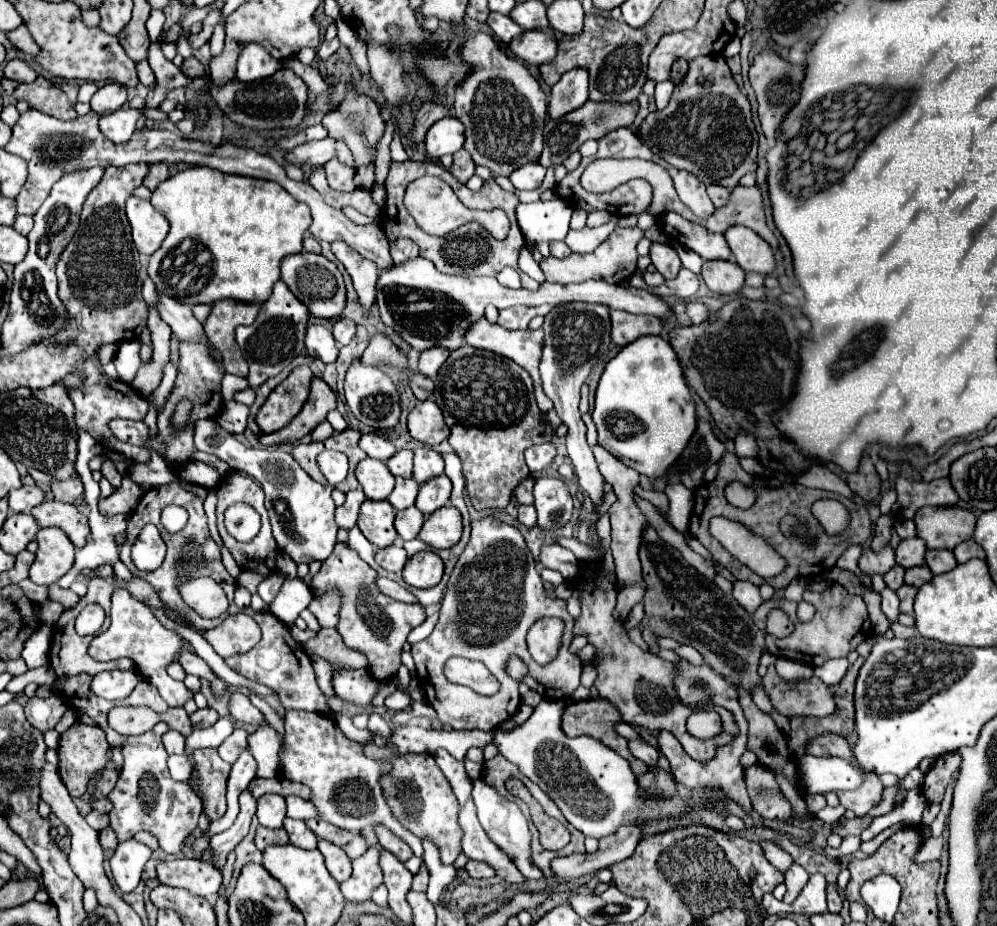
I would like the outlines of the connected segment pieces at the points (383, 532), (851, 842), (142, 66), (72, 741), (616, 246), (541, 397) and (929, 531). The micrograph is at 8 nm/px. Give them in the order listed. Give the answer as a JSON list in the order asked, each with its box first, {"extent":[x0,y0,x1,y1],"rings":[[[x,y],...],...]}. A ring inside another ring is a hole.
[{"extent":[357,500,397,548],"rings":[[[365,500],[361,504],[357,526],[369,542],[373,542],[377,548],[385,548],[397,538],[393,518],[395,510],[387,500]]]},{"extent":[825,836,861,859],"rings":[[[847,836],[843,838],[842,844],[838,849],[827,846],[827,848],[825,848],[825,852],[827,852],[827,856],[838,859],[839,856],[847,856],[855,853],[859,850],[860,844],[861,839],[859,836]],[[847,850],[849,850],[849,852],[847,852]]]},{"extent":[137,60,155,86],"rings":[[[139,60],[137,62],[137,74],[139,74],[141,84],[145,84],[145,86],[153,86],[155,84],[155,76],[153,76],[153,70],[147,64],[147,60]]]},{"extent":[57,722,109,796],"rings":[[[75,722],[65,734],[61,734],[57,754],[59,754],[59,776],[61,776],[63,784],[67,786],[69,794],[71,796],[83,796],[93,774],[99,772],[109,760],[109,742],[107,742],[107,738],[99,726]]]},{"extent":[541,228,643,284],"rings":[[[617,228],[609,234],[605,242],[601,242],[593,252],[589,254],[571,254],[567,258],[543,258],[541,270],[545,274],[547,282],[555,284],[573,284],[573,282],[585,282],[585,280],[605,280],[611,284],[621,284],[637,270],[637,242],[643,238],[643,230],[635,228]]]},{"extent":[465,316,553,412],"rings":[[[481,316],[481,320],[477,320],[477,324],[473,324],[473,328],[469,328],[469,332],[465,332],[465,344],[473,346],[473,348],[483,348],[483,350],[491,350],[495,354],[501,354],[513,362],[517,362],[519,366],[523,366],[529,374],[533,384],[535,384],[535,398],[537,404],[543,412],[549,412],[553,409],[553,402],[545,396],[543,388],[541,388],[541,378],[539,374],[539,364],[541,360],[541,346],[543,346],[543,330],[523,330],[523,332],[509,332],[497,324],[491,324],[485,316]]]},{"extent":[913,506,977,550],"rings":[[[925,506],[913,520],[917,526],[917,536],[925,540],[929,550],[953,550],[957,544],[971,540],[977,522],[973,512],[959,506]]]}]

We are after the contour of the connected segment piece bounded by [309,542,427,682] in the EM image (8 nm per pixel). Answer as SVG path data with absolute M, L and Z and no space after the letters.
M339 542L333 554L323 562L319 574L313 576L309 588L313 596L323 596L329 590L341 592L337 632L343 636L349 648L355 648L369 658L369 672L383 682L397 674L397 668L401 666L401 648L409 632L419 626L427 614L419 604L397 602L381 594L375 586L375 576L375 570L365 560L361 560L353 548Z

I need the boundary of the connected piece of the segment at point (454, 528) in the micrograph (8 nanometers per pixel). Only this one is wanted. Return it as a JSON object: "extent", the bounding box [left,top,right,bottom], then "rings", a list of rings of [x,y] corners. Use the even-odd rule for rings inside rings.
{"extent":[419,506,461,548],"rings":[[[453,506],[439,508],[425,520],[419,538],[433,548],[455,546],[461,538],[461,512]]]}

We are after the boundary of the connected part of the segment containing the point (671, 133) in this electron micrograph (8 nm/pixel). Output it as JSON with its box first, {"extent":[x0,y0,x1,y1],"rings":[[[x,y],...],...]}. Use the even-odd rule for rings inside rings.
{"extent":[637,54,757,188],"rings":[[[721,54],[697,56],[697,60],[689,60],[689,70],[683,82],[675,86],[669,104],[663,110],[651,112],[637,128],[637,136],[651,148],[655,156],[661,156],[675,168],[693,172],[703,184],[721,184],[725,188],[735,188],[741,176],[755,172],[757,168],[757,132],[751,118],[751,104],[733,80],[729,66],[725,64],[725,58]]]}

